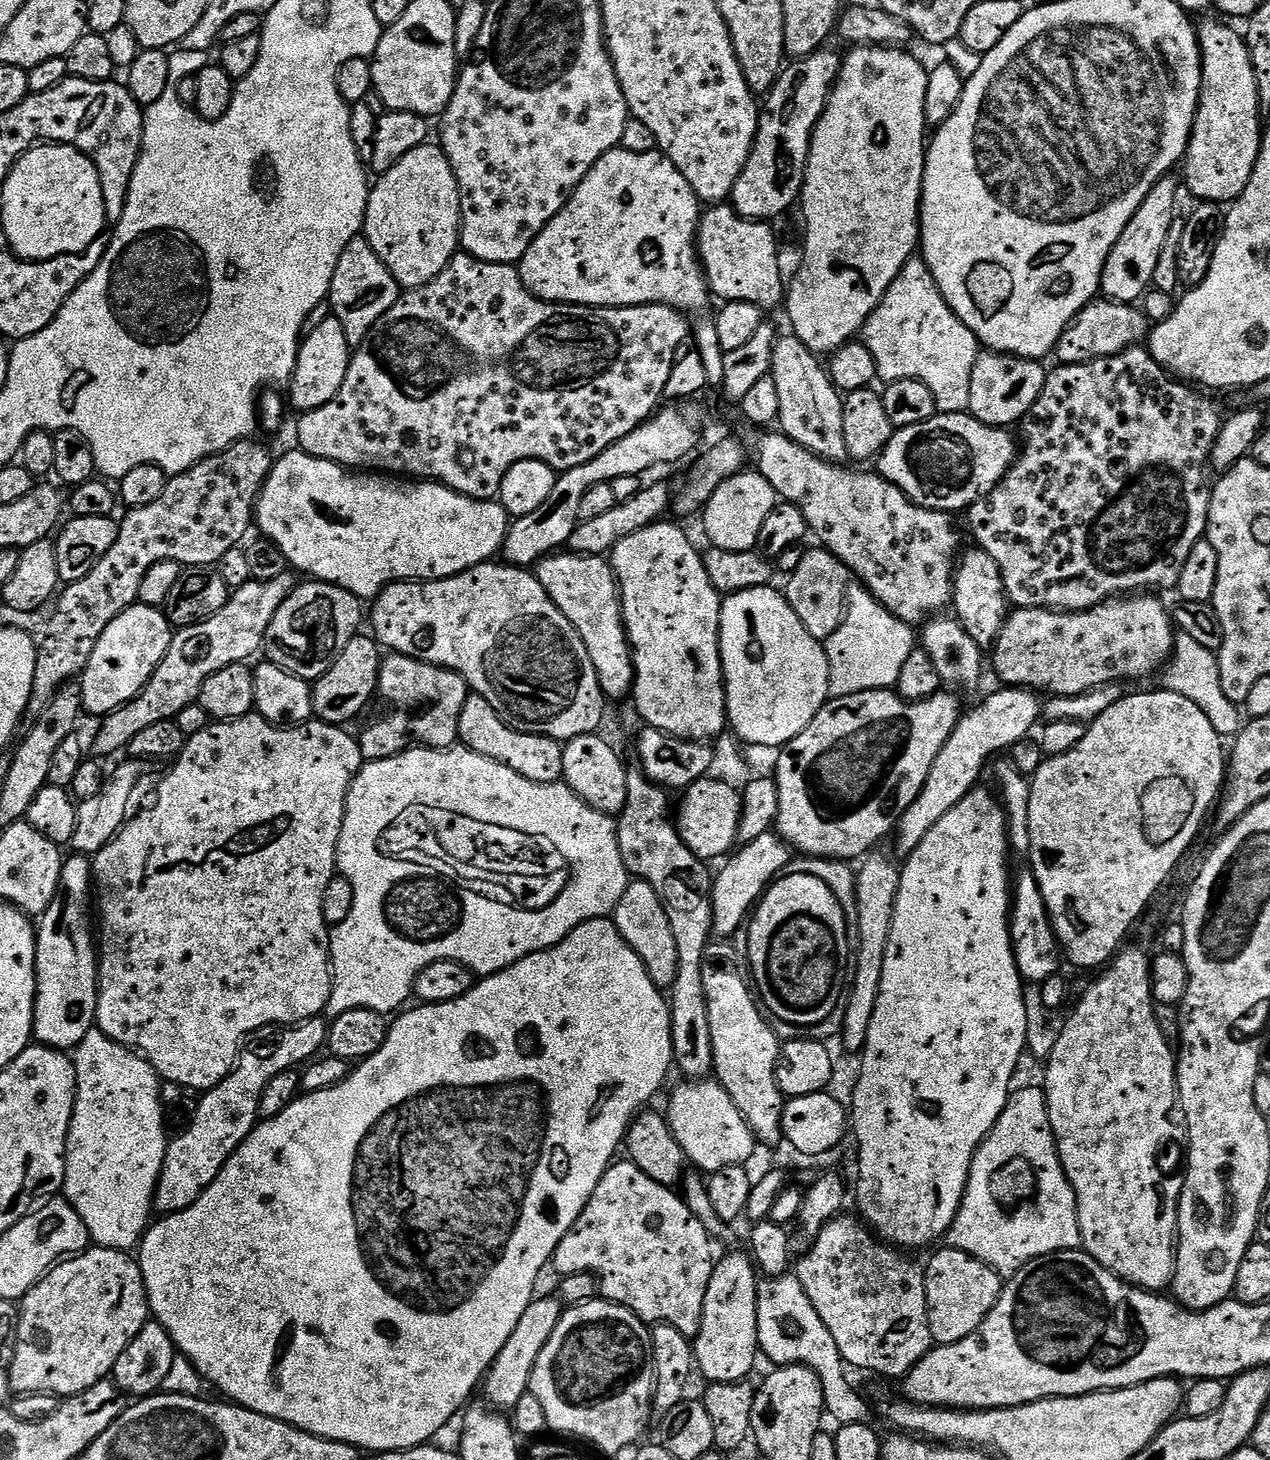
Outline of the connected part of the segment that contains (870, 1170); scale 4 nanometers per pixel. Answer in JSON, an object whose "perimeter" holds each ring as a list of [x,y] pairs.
{"perimeter":[[[983,787],[972,789],[926,838],[922,846],[914,850],[911,856],[903,861],[900,870],[900,885],[896,909],[890,930],[890,942],[886,946],[886,962],[882,968],[882,986],[878,994],[878,1006],[874,1006],[874,1018],[866,1034],[862,1049],[864,1065],[860,1068],[860,1077],[856,1080],[856,1089],[850,1100],[850,1128],[856,1132],[860,1143],[860,1181],[854,1184],[854,1200],[860,1207],[859,1215],[870,1225],[871,1231],[879,1239],[900,1250],[924,1248],[935,1240],[943,1241],[960,1214],[962,1198],[968,1189],[968,1179],[972,1173],[972,1163],[978,1146],[994,1130],[1002,1110],[1006,1110],[1008,1098],[1014,1091],[1012,1079],[1016,1076],[1016,1067],[1020,1059],[1025,1058],[1027,1049],[1026,1005],[1023,1002],[1025,981],[1016,965],[1016,955],[1012,949],[1012,898],[1014,895],[1013,877],[1008,877],[1008,814],[1003,803],[995,795],[983,792]]]}

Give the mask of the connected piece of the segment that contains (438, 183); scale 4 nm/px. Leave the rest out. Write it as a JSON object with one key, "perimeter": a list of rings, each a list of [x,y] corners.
{"perimeter":[[[429,142],[410,150],[398,166],[383,173],[380,180],[371,185],[368,205],[364,215],[362,235],[374,246],[378,258],[394,274],[401,289],[424,288],[452,261],[460,248],[460,187],[454,178],[454,170],[439,143]]]}

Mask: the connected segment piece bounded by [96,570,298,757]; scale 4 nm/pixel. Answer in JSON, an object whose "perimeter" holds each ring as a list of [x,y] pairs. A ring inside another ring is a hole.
{"perimeter":[[[287,570],[270,581],[253,579],[246,582],[246,586],[235,589],[229,595],[226,606],[222,606],[218,614],[179,629],[173,635],[166,658],[158,670],[154,670],[152,681],[130,703],[123,704],[115,712],[109,712],[103,717],[101,724],[104,725],[96,732],[96,748],[101,752],[99,755],[104,757],[112,756],[115,752],[123,753],[134,734],[154,726],[154,722],[176,720],[180,712],[186,710],[186,706],[197,703],[202,686],[210,674],[218,674],[218,670],[226,670],[226,666],[231,664],[251,661],[251,656],[264,647],[266,630],[274,614],[278,614],[282,602],[286,602],[286,598],[290,598],[290,594],[298,587],[295,578]]]}

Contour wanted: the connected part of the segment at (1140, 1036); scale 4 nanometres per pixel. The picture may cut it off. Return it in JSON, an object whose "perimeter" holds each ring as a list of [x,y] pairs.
{"perimeter":[[[1125,947],[1103,969],[1101,980],[1096,980],[1088,988],[1088,993],[1076,1004],[1072,1017],[1059,1029],[1059,1036],[1053,1052],[1046,1059],[1048,1069],[1044,1072],[1042,1087],[1044,1097],[1048,1103],[1050,1126],[1056,1135],[1056,1148],[1060,1151],[1060,1161],[1064,1172],[1068,1175],[1070,1186],[1076,1195],[1076,1209],[1078,1210],[1078,1226],[1083,1251],[1094,1257],[1106,1270],[1110,1270],[1128,1284],[1135,1284],[1137,1288],[1145,1290],[1164,1290],[1171,1285],[1172,1275],[1176,1269],[1176,1219],[1180,1205],[1181,1181],[1167,1176],[1160,1169],[1160,1147],[1176,1132],[1178,1116],[1178,1093],[1176,1091],[1176,1062],[1177,1053],[1168,1045],[1164,1032],[1160,1029],[1160,1020],[1156,1017],[1158,1005],[1152,998],[1152,960],[1140,948]]]}

